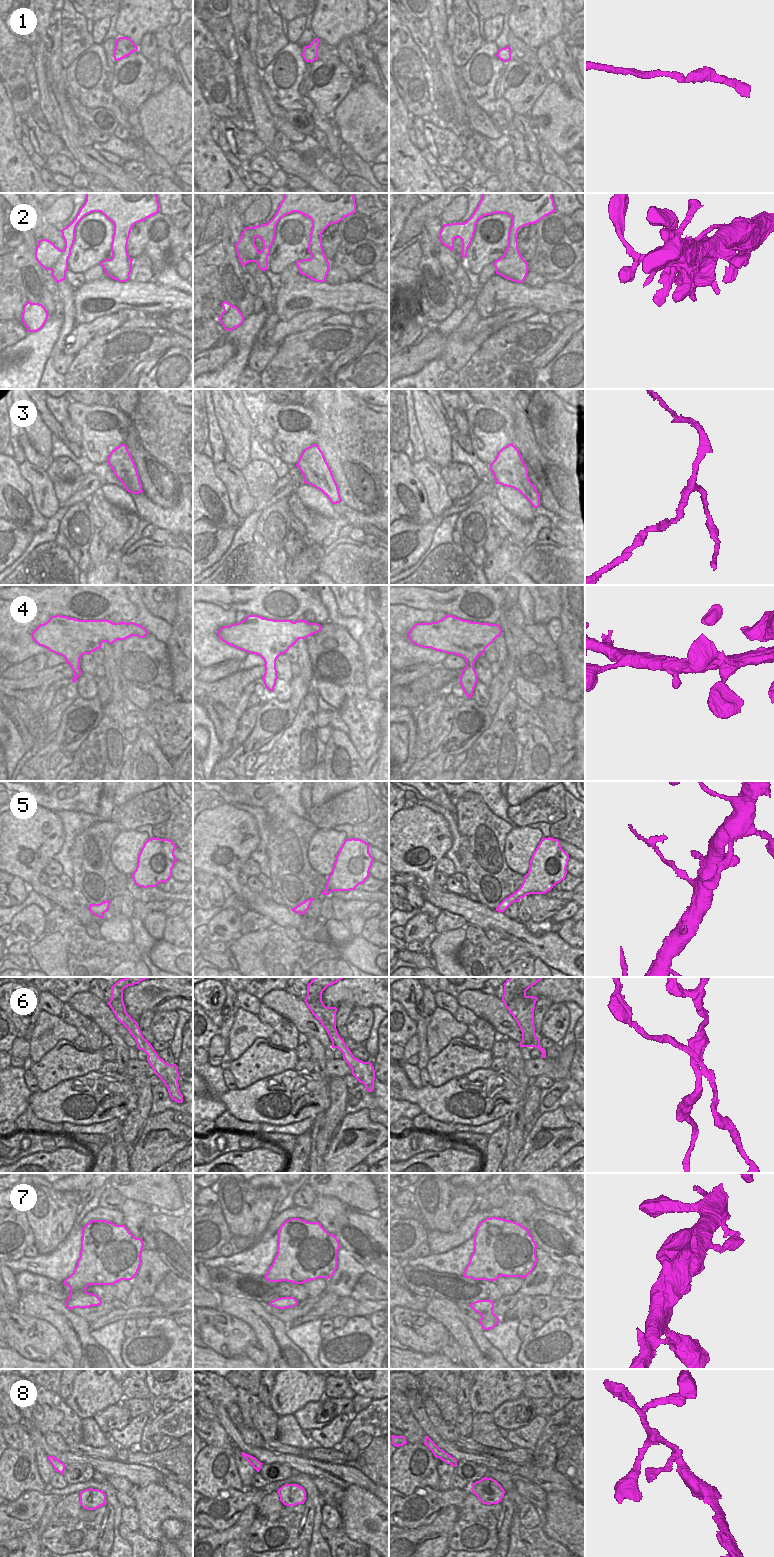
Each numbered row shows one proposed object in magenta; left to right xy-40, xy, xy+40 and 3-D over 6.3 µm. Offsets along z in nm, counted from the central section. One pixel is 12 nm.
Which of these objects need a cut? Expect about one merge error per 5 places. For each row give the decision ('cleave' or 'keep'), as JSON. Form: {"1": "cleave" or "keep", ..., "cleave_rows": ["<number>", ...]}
{"1": "keep", "2": "keep", "3": "keep", "4": "keep", "5": "cleave", "6": "cleave", "7": "keep", "8": "keep", "cleave_rows": ["5", "6"]}

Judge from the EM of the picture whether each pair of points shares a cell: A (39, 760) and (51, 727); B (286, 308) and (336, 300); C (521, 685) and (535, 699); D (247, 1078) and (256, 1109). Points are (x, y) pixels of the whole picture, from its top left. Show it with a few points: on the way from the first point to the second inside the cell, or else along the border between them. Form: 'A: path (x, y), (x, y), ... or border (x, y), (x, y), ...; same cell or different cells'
A: border (64, 711), (60, 717), (60, 725), (54, 732); different cells
B: path (298, 300), (324, 300); same cell
C: path (524, 688), (532, 696); same cell
D: border (270, 1075), (241, 1089), (236, 1088); different cells

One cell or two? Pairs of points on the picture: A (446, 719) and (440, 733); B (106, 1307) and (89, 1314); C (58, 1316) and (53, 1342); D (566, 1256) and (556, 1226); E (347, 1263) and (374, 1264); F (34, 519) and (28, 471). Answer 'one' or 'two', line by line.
A: one
B: one
C: two
D: one
E: two
F: two

